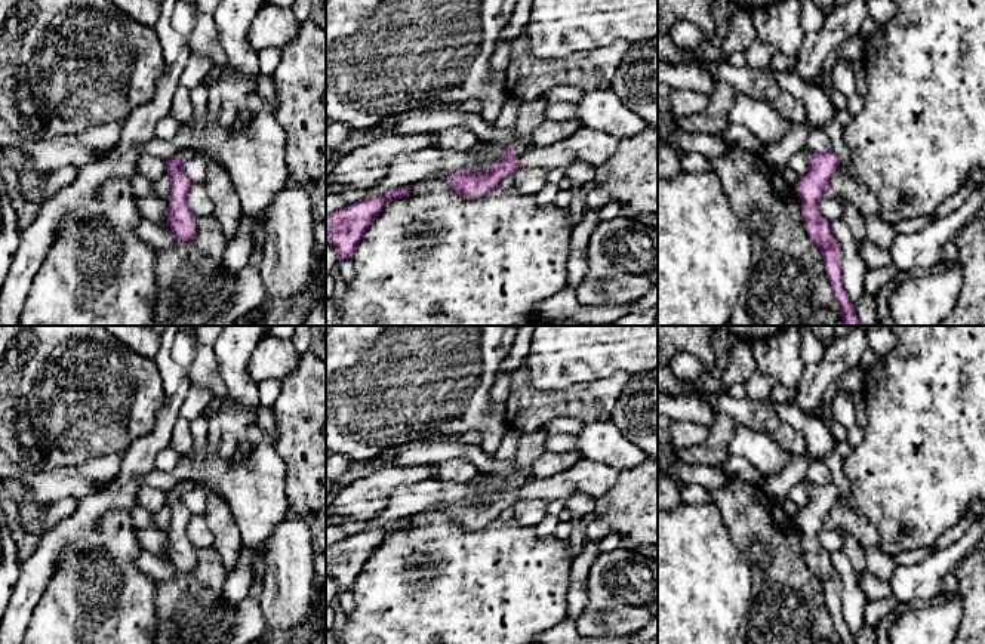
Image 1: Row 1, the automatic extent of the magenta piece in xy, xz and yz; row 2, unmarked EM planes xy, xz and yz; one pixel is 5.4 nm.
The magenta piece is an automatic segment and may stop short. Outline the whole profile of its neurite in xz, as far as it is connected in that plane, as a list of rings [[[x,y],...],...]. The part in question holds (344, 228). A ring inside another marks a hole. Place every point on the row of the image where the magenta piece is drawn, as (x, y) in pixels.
[[[404,185],[376,197],[366,197],[326,215],[326,243],[336,249],[339,259],[351,259],[366,229],[382,212],[387,201],[407,195],[412,187]]]

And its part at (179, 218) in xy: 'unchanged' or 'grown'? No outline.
grown

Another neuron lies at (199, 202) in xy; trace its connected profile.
[[[191,184],[187,204],[196,218],[213,216],[213,201],[209,197],[204,184]]]

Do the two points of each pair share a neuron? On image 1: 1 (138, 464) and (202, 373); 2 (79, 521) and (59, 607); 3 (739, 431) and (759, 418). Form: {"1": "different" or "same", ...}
{"1": "different", "2": "different", "3": "different"}

